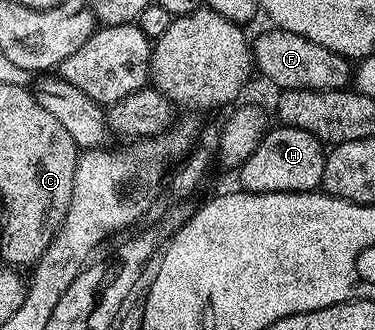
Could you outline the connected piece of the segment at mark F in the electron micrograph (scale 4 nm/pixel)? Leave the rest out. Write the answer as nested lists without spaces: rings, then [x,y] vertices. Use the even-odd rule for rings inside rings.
[[[278,29],[270,30],[253,39],[253,63],[258,74],[260,71],[269,82],[276,83],[276,88],[284,91],[345,91],[352,86],[352,60],[325,49],[325,45],[317,45],[317,41],[309,41],[309,37]]]

